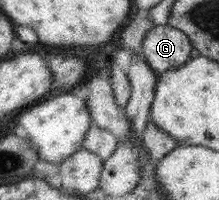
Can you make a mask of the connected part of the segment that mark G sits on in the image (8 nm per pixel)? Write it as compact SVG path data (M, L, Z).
M170 24L154 25L143 39L141 53L157 75L179 68L190 59L189 37Z

